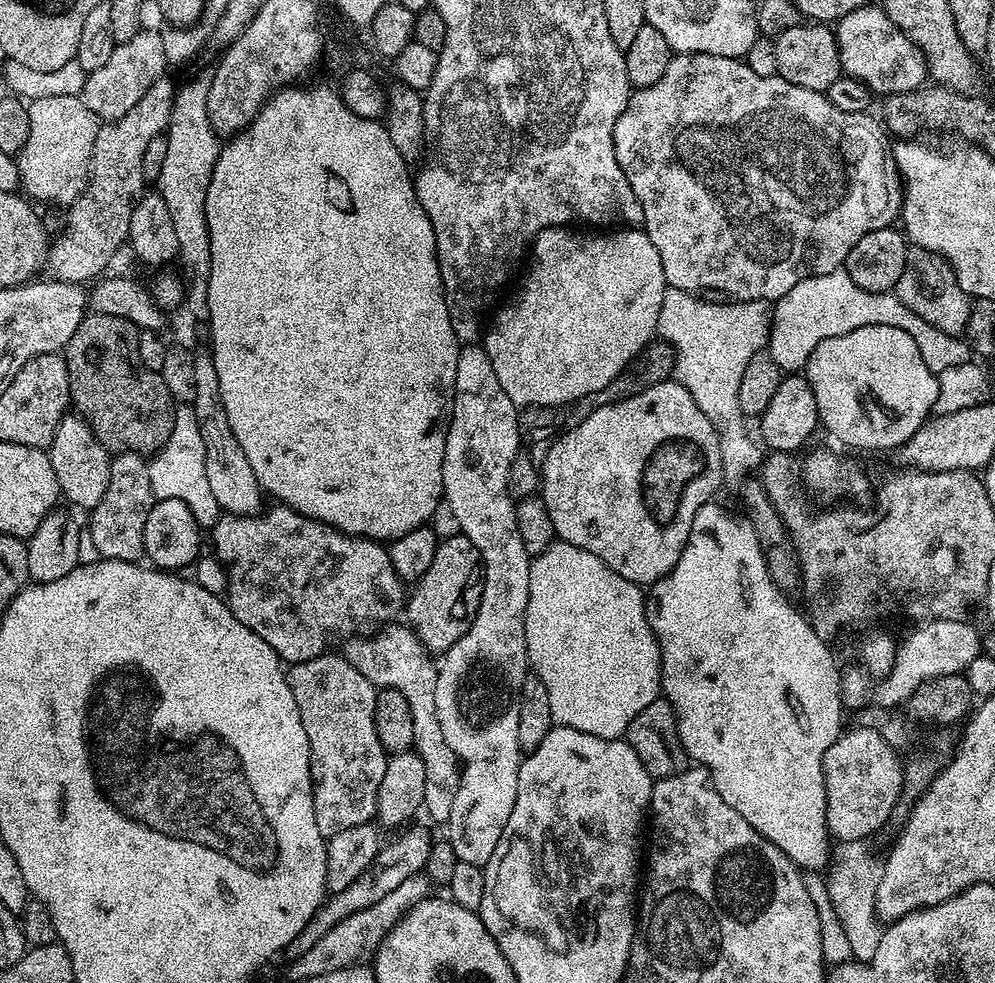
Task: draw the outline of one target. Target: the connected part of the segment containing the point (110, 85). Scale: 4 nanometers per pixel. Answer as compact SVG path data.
M141 30L134 34L134 38L130 38L130 42L117 44L110 58L99 70L89 72L83 77L82 98L101 121L117 120L122 118L122 114L126 114L126 110L134 110L134 106L142 102L142 96L150 90L150 86L154 86L156 80L165 75L164 68L168 67L163 35L159 31Z

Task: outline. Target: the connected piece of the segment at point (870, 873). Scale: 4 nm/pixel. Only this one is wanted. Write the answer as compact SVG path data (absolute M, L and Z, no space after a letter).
M841 841L832 852L832 865L826 878L830 900L842 924L842 930L850 941L852 957L859 963L871 963L878 950L883 927L876 915L878 885L885 873L885 859L868 854L865 841Z

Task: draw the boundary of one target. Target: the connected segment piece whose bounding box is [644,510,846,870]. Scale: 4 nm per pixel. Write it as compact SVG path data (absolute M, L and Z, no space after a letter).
M705 510L694 518L686 550L674 566L674 570L647 589L644 609L650 622L650 630L660 644L660 690L663 699L670 702L676 715L676 725L680 735L680 744L686 750L689 761L707 770L712 776L712 784L722 794L722 802L734 806L758 834L762 834L771 844L778 846L786 858L790 858L797 867L804 870L824 870L830 864L830 833L826 822L826 786L824 785L824 755L830 746L840 737L845 727L846 709L840 697L840 671L838 663L832 657L829 645L816 629L809 617L804 616L787 600L785 593L772 581L768 572L768 562L764 548L757 538L755 530L747 519L739 520L728 512Z

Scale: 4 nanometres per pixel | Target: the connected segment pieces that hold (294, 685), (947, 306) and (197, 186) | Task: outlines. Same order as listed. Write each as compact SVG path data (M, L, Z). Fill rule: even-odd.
M332 655L293 664L286 672L290 694L298 702L298 714L310 742L314 822L325 838L342 834L350 826L367 824L375 817L378 786L382 786L389 758L374 726L376 685L343 655Z
M919 248L911 249L907 258L907 266L903 268L894 293L912 312L916 312L932 326L957 336L967 331L972 309L971 299L957 285L956 272L951 264L936 252L927 252Z
M192 80L176 93L172 117L166 129L166 159L162 174L154 181L158 194L174 218L178 234L179 259L188 264L206 266L210 262L210 234L206 222L206 198L216 159L220 157L221 137L212 129L208 113L208 80Z

